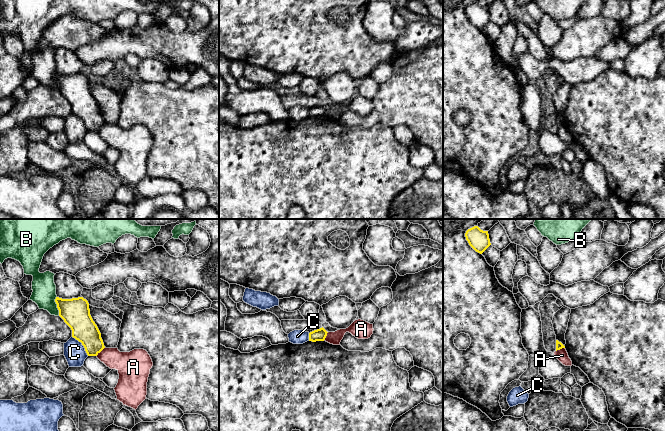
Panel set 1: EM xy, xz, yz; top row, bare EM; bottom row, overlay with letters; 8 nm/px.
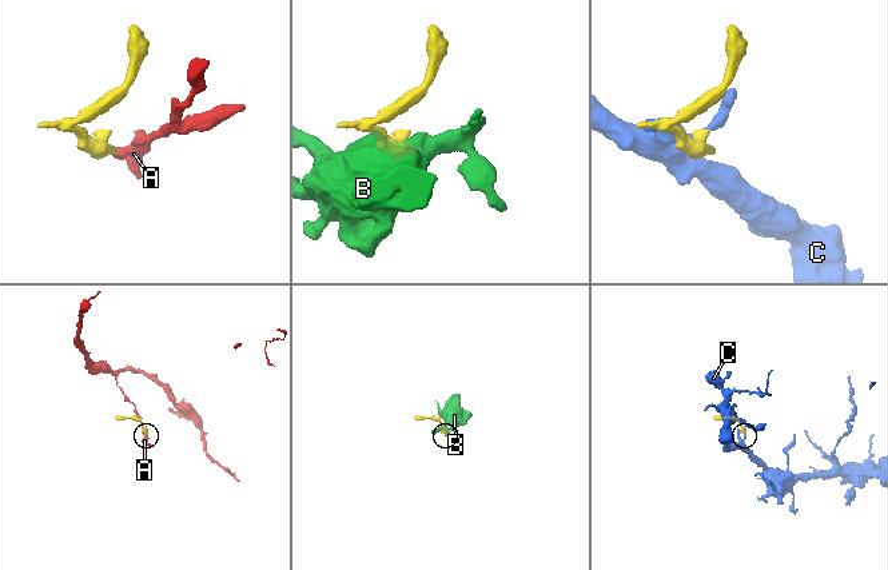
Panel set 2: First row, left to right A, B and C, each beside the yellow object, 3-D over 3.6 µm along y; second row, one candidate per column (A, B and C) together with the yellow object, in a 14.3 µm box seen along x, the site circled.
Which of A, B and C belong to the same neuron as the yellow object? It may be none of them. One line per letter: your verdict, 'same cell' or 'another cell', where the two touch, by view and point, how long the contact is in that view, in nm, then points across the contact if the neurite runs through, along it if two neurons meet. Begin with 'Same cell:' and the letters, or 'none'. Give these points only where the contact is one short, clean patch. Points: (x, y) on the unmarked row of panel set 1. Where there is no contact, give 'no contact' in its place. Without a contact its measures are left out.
Same cell: none
A: another cell; meets yellow in xy at (100, 127); contact 100 nm long; border along xy (105, 123), (96, 131)
B: another cell; meets yellow in xy at (57, 82); contact 160 nm long; border along xy (56, 72), (55, 79), (59, 91)
C: another cell; meets yellow in xy at (82, 120); contact 200 nm long; border along xy (72, 112), (81, 119), (88, 131)

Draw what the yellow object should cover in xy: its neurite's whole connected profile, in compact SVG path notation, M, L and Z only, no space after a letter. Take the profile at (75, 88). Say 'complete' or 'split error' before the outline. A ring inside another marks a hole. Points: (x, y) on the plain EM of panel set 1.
complete; M56 73L55 78L59 92L72 106L72 113L82 119L88 132L97 132L105 122L101 109L90 91L88 77L83 73Z

